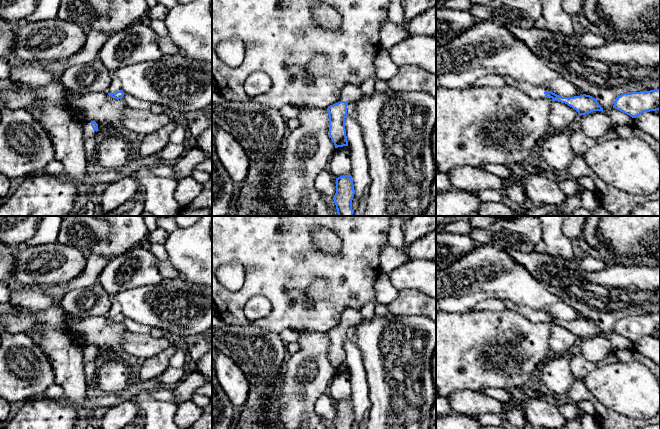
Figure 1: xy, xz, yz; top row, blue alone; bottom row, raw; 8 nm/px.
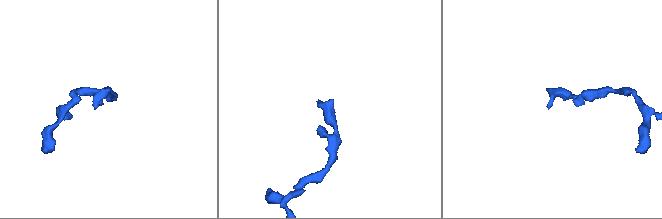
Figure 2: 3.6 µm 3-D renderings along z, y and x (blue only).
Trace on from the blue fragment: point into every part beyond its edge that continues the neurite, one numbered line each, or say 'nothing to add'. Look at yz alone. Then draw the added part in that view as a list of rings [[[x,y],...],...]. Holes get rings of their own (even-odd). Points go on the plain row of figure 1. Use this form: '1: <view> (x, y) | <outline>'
1: yz (535, 316) | [[[503,299],[502,302],[504,303],[507,309],[510,309],[510,310],[513,310],[515,312],[522,314],[523,316],[525,316],[532,322],[539,323],[539,322],[546,321],[541,311],[535,311],[526,306],[516,304],[509,299]]]

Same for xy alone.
1: xy (88, 355) | [[[88,346],[86,349],[83,351],[83,357],[84,357],[84,365],[87,364],[90,361],[94,361],[96,359],[96,355],[93,354],[91,347]]]

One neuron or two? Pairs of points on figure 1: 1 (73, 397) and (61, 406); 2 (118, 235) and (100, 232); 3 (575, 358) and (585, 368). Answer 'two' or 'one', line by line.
1: two
2: two
3: one

